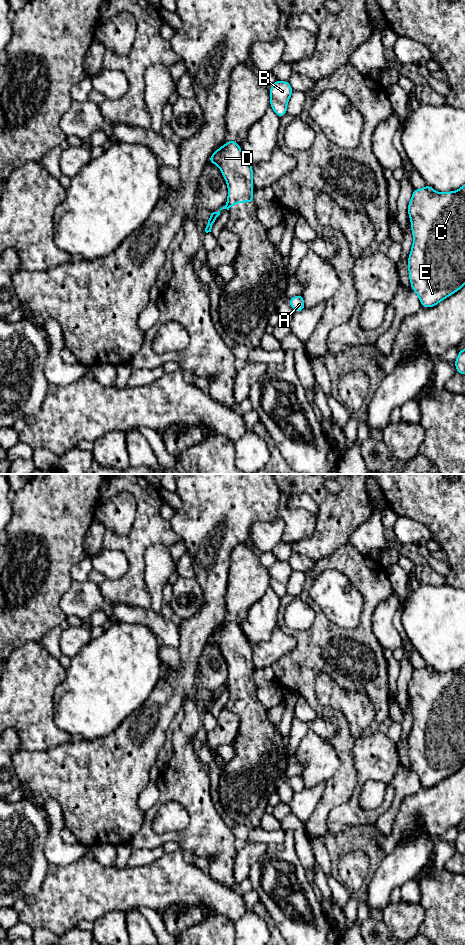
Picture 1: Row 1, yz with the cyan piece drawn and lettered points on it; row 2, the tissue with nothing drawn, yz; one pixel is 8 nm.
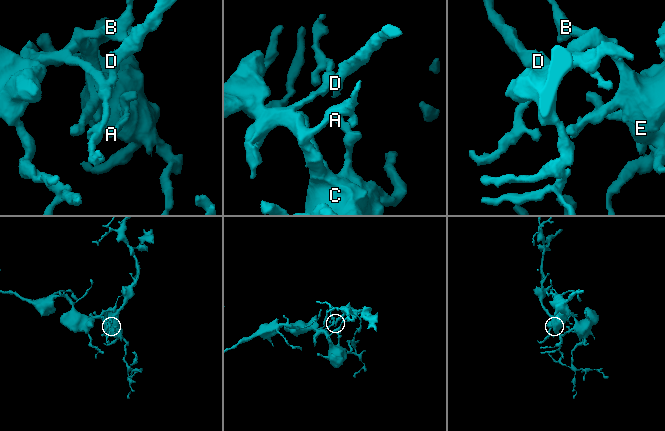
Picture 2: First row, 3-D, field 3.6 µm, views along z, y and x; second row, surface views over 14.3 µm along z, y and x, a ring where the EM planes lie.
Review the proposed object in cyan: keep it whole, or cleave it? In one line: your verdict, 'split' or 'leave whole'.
split

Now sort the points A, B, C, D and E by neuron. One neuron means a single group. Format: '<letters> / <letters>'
A B C E / D

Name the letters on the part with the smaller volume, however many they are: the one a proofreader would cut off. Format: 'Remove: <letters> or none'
Remove: D

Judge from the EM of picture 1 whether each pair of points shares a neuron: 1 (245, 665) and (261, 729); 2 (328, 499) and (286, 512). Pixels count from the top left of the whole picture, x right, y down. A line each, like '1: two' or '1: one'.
1: one
2: two

